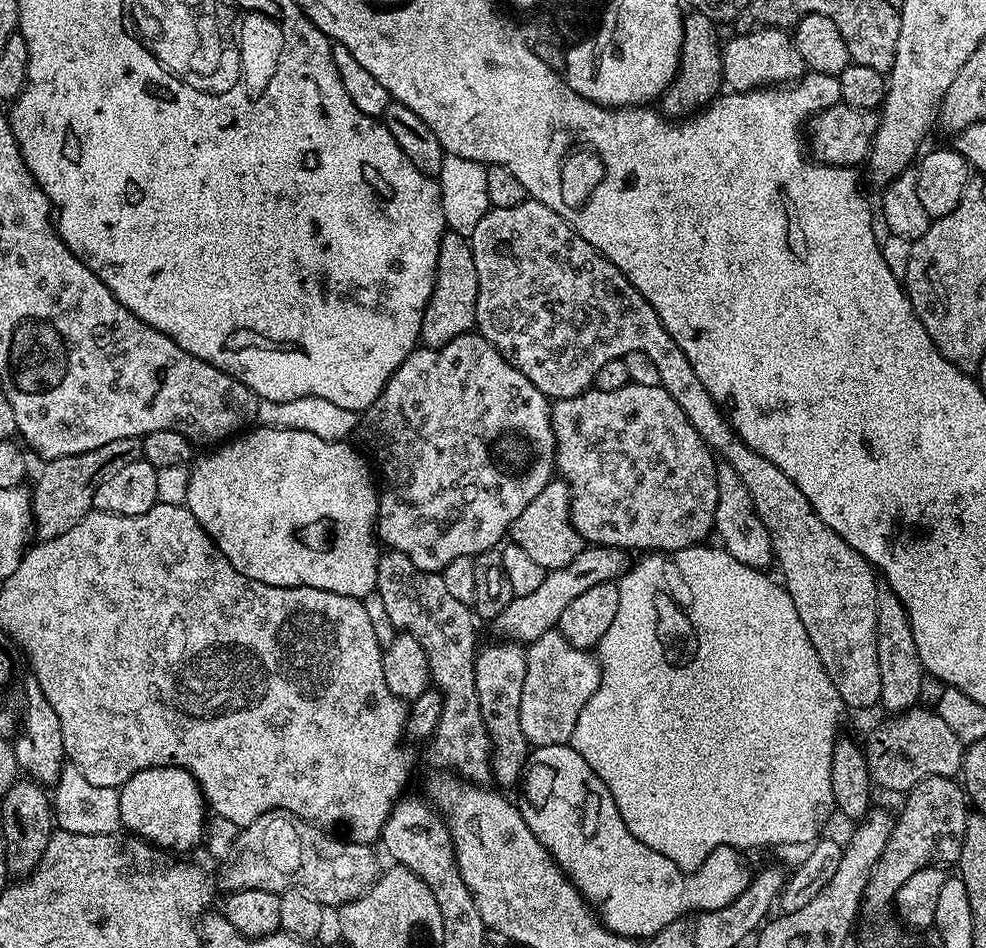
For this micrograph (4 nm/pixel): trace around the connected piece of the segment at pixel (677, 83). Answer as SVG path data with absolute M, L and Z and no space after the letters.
M695 10L684 16L682 30L682 50L680 51L680 65L672 85L668 91L659 97L658 108L663 115L677 122L705 109L717 96L721 95L725 87L724 71L722 70L722 35L717 21L706 18L706 14Z

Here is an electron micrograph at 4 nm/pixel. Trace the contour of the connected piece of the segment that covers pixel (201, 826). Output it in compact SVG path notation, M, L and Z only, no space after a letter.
M151 768L134 774L120 789L120 823L131 835L173 854L188 854L206 836L206 801L197 780L181 768Z

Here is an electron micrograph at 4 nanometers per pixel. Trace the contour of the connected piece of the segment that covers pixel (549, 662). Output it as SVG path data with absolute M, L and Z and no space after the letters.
M560 631L542 634L533 644L527 645L526 682L522 682L522 734L526 734L532 748L567 744L578 726L578 714L582 706L590 702L594 690L600 685L600 661L591 651L575 648Z

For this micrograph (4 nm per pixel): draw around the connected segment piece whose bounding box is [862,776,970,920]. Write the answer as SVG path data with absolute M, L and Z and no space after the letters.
M946 776L926 778L912 787L905 800L908 801L900 816L898 812L890 842L886 842L886 850L864 891L863 919L886 919L888 912L890 916L890 905L895 901L898 890L910 874L929 867L933 862L940 862L943 856L959 857L962 850L970 804L963 787L955 779Z

